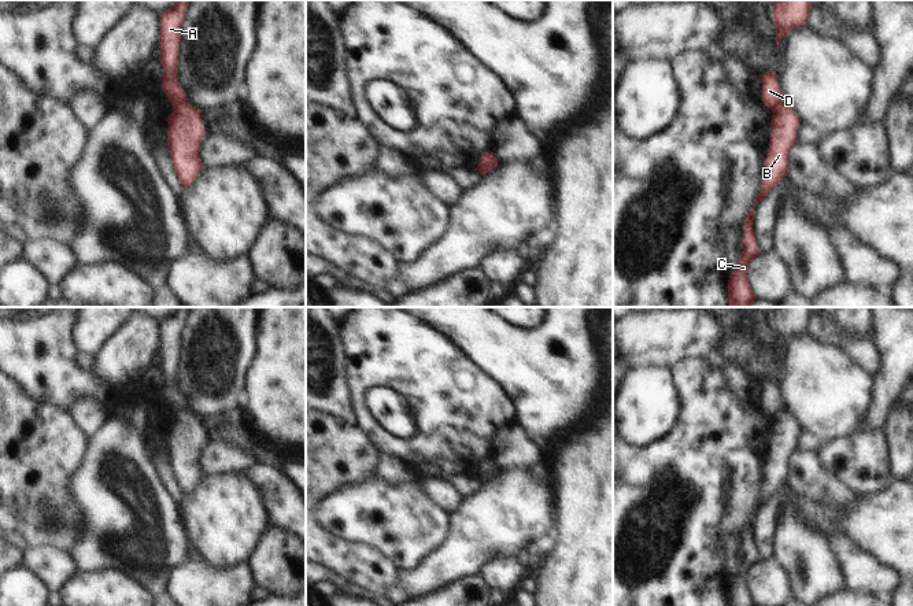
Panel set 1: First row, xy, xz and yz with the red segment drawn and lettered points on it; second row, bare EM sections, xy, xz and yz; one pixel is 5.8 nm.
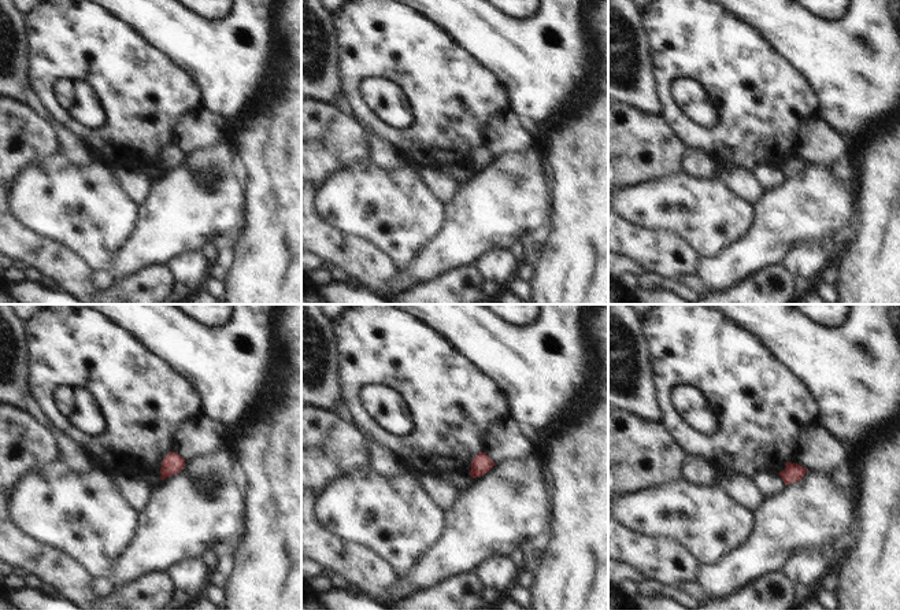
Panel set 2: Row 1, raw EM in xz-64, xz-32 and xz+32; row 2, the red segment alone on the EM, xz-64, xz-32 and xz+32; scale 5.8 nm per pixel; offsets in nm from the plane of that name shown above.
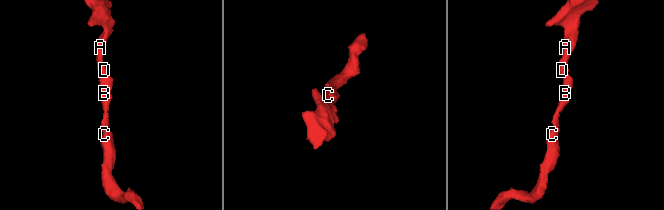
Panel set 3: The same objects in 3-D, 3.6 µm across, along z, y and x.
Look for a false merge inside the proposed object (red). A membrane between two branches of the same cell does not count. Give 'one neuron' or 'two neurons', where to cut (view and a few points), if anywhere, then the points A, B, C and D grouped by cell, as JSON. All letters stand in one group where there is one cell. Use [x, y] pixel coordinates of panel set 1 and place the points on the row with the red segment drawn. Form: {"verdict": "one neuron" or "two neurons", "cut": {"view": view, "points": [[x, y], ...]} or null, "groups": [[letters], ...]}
{"verdict": "two neurons", "cut": {"view": "xy", "points": [[185, 102], [173, 106]]}, "groups": [["A", "D"], ["B", "C"]]}

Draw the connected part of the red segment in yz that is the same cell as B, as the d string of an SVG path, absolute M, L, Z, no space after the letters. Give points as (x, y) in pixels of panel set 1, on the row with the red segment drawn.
M781 101L772 115L772 133L765 159L764 178L754 206L758 204L788 173L788 154L796 138L798 114Z

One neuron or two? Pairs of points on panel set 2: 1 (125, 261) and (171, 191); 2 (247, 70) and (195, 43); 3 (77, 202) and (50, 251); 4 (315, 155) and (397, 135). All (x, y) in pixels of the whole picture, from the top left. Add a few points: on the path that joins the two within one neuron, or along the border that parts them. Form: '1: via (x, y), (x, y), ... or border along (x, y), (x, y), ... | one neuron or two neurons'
1: via (143, 243), (166, 220), (169, 209) | one neuron
2: via (234, 58), (207, 50) | one neuron
3: border along (26, 225), (74, 248), (82, 257) | two neurons
4: border along (354, 115), (366, 126) | two neurons

